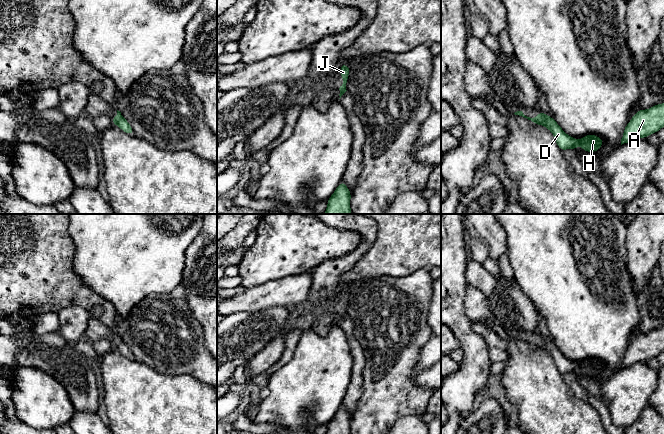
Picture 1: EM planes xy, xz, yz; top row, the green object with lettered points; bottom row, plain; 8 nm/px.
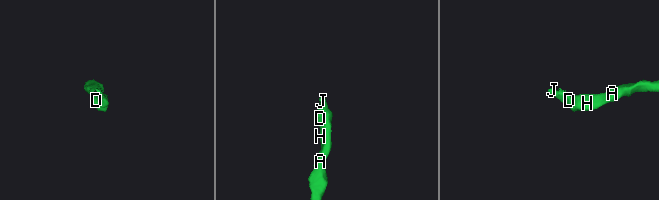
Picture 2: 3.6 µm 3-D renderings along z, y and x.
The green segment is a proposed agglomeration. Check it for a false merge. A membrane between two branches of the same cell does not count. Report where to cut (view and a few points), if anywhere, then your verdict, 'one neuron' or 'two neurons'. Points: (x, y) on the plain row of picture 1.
no cut; one neuron

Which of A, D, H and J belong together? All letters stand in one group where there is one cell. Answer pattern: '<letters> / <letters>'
A D H J

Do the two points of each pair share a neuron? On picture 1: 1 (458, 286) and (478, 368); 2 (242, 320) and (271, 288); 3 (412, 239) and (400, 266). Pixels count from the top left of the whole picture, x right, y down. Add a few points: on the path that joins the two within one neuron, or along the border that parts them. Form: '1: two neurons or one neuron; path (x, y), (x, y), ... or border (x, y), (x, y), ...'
1: one neuron; path (456, 306), (456, 320), (467, 339), (475, 348)
2: two neurons; border (273, 306), (253, 311), (236, 311), (227, 316)
3: one neuron; path (405, 246), (400, 251), (400, 259)

